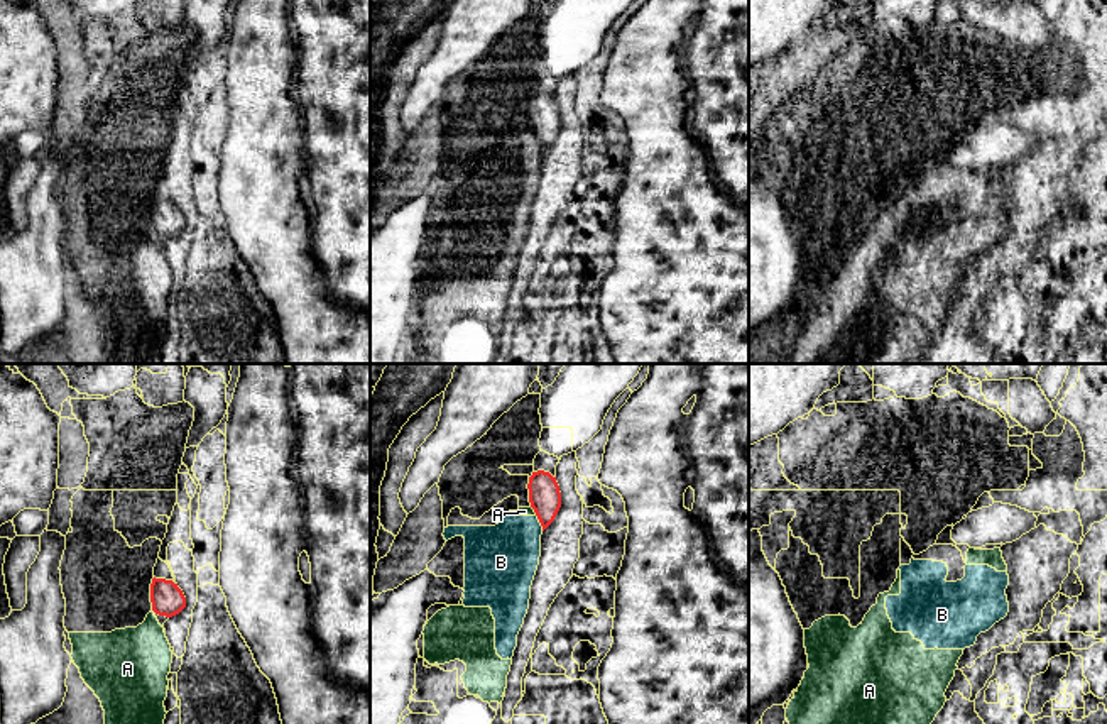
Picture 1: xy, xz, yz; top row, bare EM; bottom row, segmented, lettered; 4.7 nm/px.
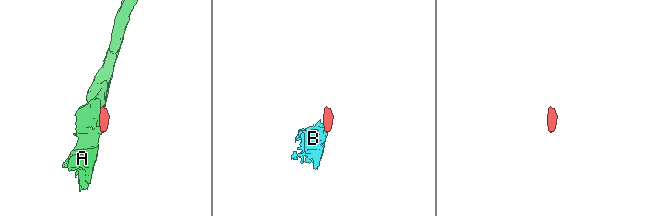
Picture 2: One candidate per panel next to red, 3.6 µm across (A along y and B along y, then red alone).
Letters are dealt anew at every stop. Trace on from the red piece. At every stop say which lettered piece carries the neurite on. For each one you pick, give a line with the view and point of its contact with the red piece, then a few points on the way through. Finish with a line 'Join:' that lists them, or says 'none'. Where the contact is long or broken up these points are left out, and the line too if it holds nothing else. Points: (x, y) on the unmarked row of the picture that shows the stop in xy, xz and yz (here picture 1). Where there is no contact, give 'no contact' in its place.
Join: none

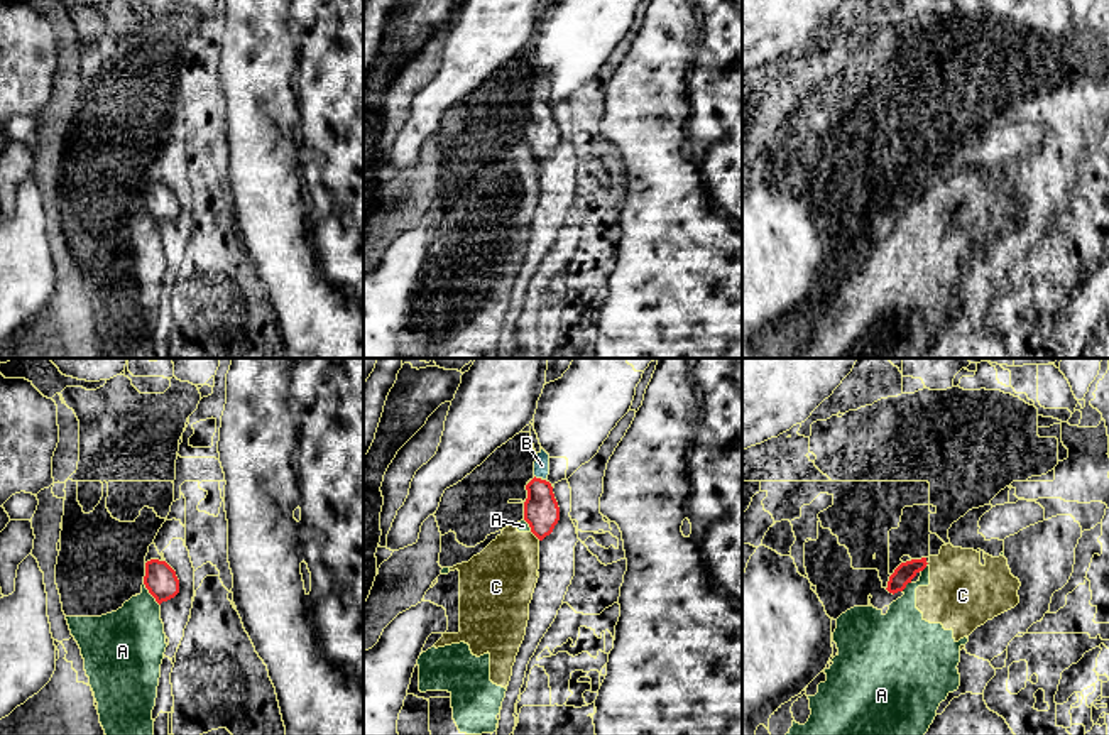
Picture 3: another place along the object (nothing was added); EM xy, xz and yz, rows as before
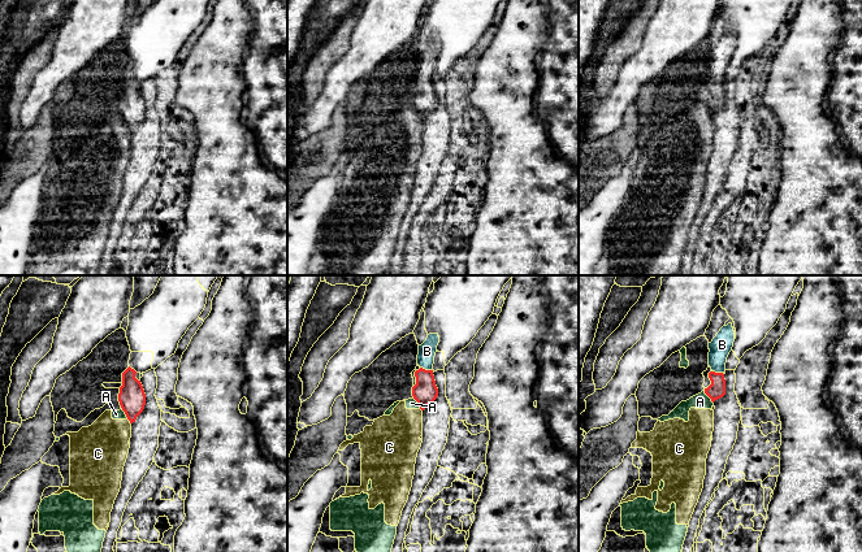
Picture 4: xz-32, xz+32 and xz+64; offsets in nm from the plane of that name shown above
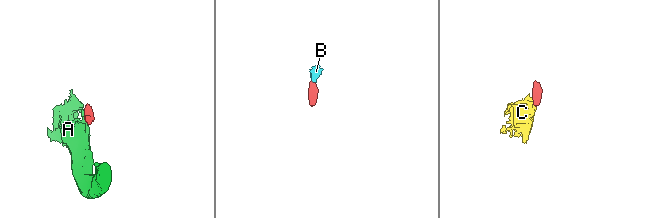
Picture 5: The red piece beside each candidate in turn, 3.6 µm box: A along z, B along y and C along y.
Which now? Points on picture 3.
B: meets red in xz at (538, 100); runs through xz (541, 134), (538, 100), (541, 87)
Join: B

